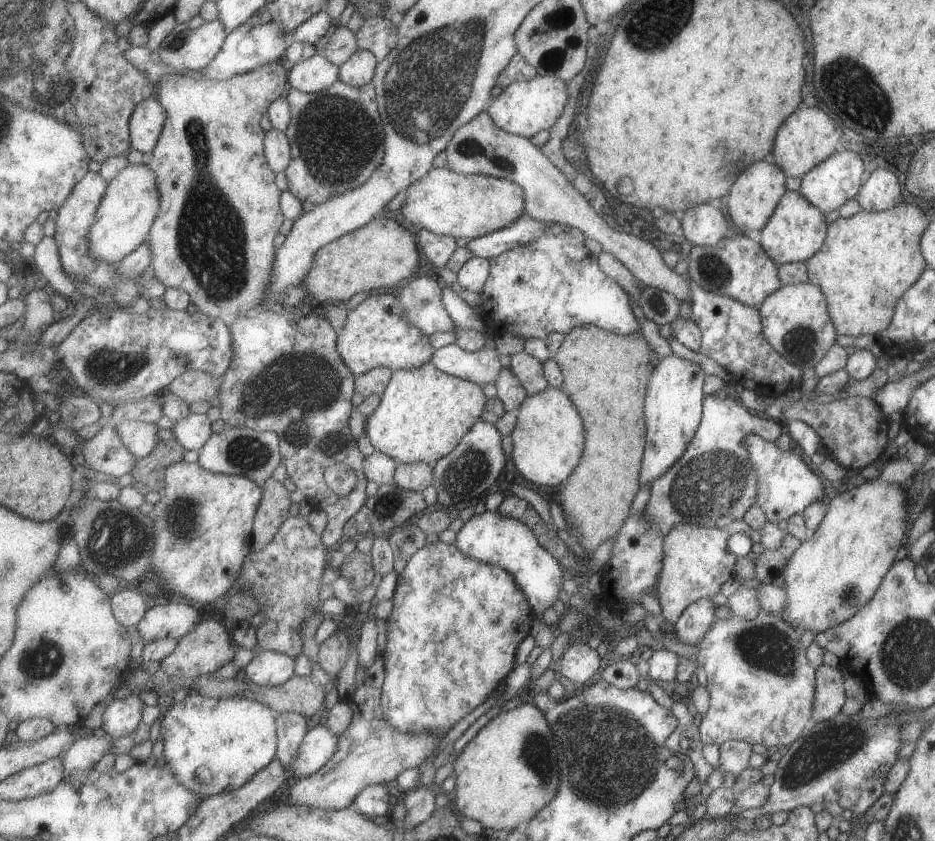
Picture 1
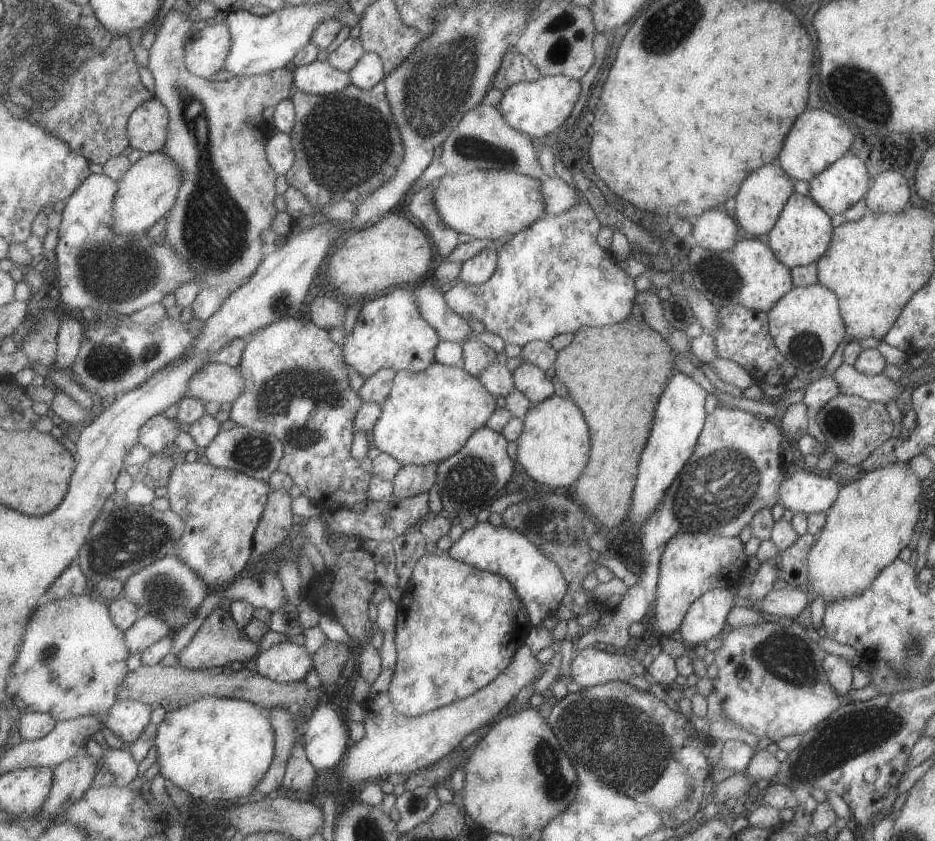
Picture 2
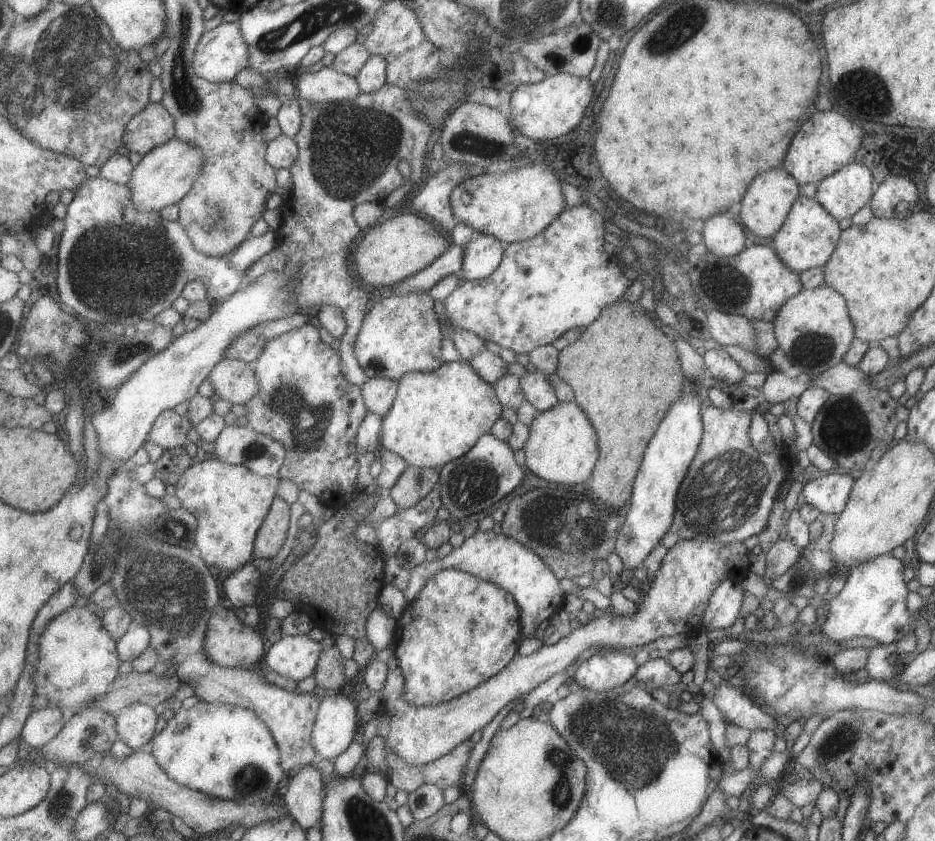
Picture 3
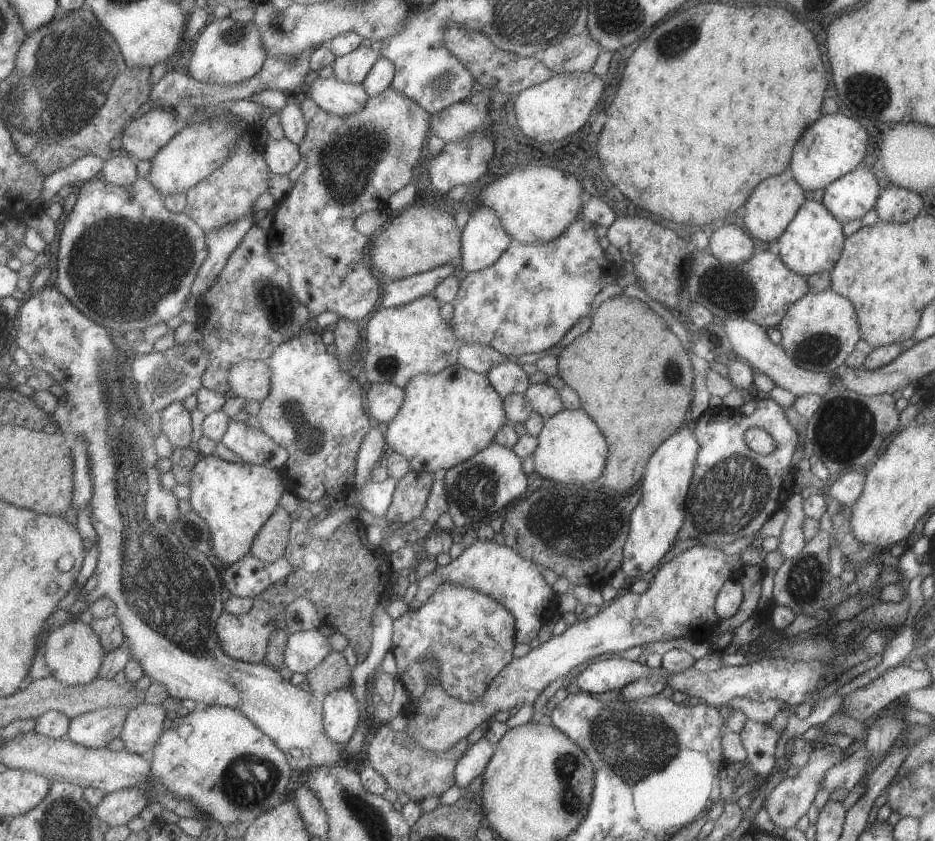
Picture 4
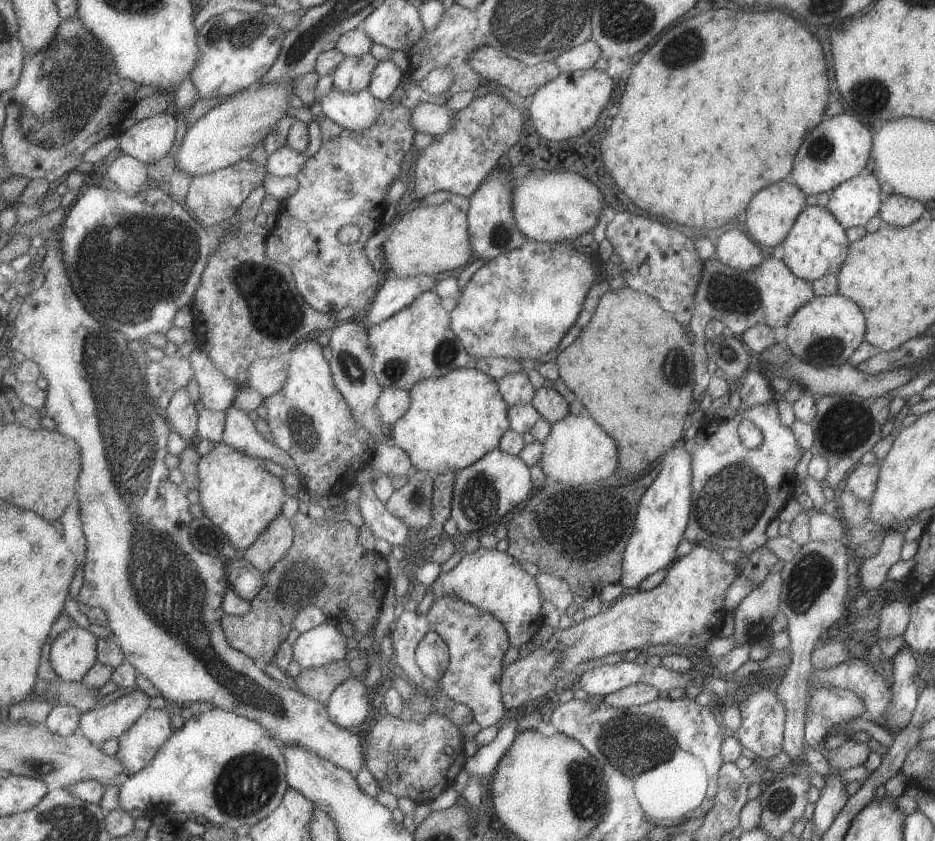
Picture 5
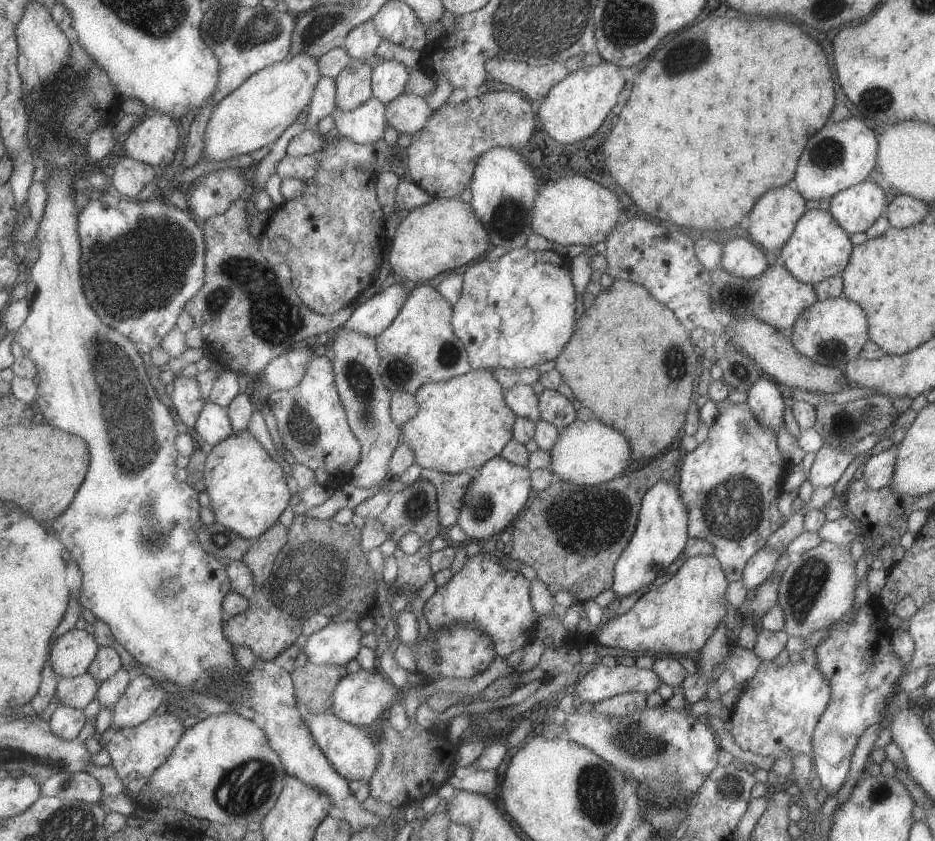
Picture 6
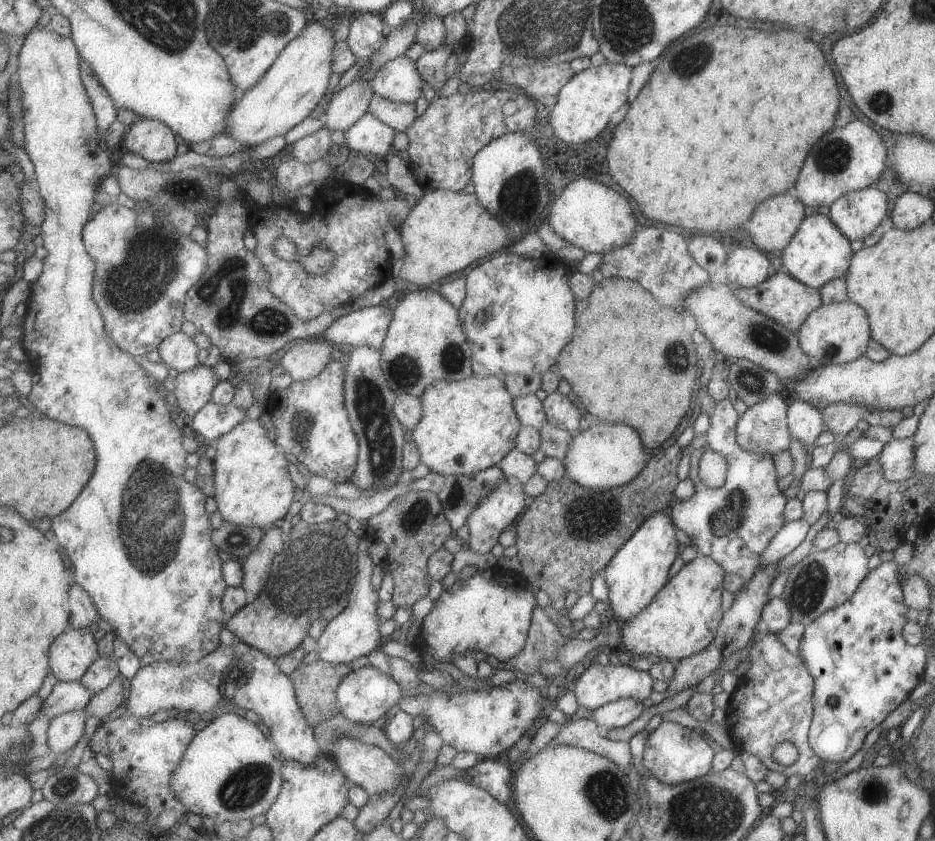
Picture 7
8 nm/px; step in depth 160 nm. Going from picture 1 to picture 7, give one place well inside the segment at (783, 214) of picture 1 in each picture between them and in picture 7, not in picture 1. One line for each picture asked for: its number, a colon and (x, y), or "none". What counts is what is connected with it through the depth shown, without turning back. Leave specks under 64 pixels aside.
2: (802, 233)
3: (807, 238)
4: (812, 242)
5: (816, 245)
6: (818, 248)
7: (817, 252)

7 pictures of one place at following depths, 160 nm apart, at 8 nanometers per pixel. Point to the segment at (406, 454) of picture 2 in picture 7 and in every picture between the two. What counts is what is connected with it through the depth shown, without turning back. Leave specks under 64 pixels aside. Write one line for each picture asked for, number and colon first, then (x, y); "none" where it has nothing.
3: (437, 417)
4: (447, 418)
5: (455, 420)
6: (463, 423)
7: (468, 426)

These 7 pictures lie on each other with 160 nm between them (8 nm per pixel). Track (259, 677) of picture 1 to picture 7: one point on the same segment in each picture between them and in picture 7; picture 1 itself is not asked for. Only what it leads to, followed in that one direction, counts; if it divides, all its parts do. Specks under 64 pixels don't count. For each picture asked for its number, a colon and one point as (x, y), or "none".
2: (285, 662)
3: (296, 656)
4: (305, 650)
5: (325, 644)
6: (338, 643)
7: (356, 632)

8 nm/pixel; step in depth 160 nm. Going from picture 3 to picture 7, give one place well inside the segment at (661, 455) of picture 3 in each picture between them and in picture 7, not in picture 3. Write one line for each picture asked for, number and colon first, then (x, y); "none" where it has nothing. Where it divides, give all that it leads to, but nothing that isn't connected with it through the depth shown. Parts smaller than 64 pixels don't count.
4: (654, 524)
5: (662, 514)
6: (659, 537)
7: (633, 576)

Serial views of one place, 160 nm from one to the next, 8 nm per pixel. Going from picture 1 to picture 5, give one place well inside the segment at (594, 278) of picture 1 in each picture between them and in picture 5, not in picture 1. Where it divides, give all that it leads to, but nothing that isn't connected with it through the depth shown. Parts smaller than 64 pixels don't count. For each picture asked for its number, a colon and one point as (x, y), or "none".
2: (553, 278)
3: (563, 278)
4: (525, 302)
5: (518, 306)

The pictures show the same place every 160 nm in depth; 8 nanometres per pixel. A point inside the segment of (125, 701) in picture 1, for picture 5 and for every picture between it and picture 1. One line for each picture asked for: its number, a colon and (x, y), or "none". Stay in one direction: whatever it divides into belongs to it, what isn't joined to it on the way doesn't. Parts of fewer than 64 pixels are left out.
2: (128, 719)
3: (136, 724)
4: (143, 729)
5: (139, 746)

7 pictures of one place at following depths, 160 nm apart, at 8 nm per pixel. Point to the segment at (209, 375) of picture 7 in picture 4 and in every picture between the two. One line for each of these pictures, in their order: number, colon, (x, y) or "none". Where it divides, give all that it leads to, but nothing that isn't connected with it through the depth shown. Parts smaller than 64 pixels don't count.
4: (176, 421)
5: (182, 412)
6: (186, 397)

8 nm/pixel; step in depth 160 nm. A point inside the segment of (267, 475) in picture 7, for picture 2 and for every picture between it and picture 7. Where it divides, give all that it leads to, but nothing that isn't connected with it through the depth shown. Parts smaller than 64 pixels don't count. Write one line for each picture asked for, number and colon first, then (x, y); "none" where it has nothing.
2: (222, 508)
3: (231, 502)
4: (236, 500)
5: (237, 492)
6: (248, 491)

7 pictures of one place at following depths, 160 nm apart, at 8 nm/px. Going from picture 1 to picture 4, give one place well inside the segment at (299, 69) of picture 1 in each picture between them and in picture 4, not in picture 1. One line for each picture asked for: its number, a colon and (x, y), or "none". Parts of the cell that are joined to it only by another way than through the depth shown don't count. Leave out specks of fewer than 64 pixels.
2: (320, 77)
3: (328, 85)
4: (335, 96)

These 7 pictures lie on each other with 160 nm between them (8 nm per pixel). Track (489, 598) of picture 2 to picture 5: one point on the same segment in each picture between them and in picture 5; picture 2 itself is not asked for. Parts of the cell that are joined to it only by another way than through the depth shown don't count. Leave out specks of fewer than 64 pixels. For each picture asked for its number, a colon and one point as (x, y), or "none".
3: (461, 631)
4: (472, 635)
5: (478, 641)

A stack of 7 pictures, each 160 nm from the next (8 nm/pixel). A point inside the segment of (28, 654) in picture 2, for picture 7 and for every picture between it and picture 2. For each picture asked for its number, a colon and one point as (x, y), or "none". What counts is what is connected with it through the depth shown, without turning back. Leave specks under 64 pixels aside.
3: (79, 660)
4: (74, 653)
5: (74, 652)
6: (72, 653)
7: (73, 652)

